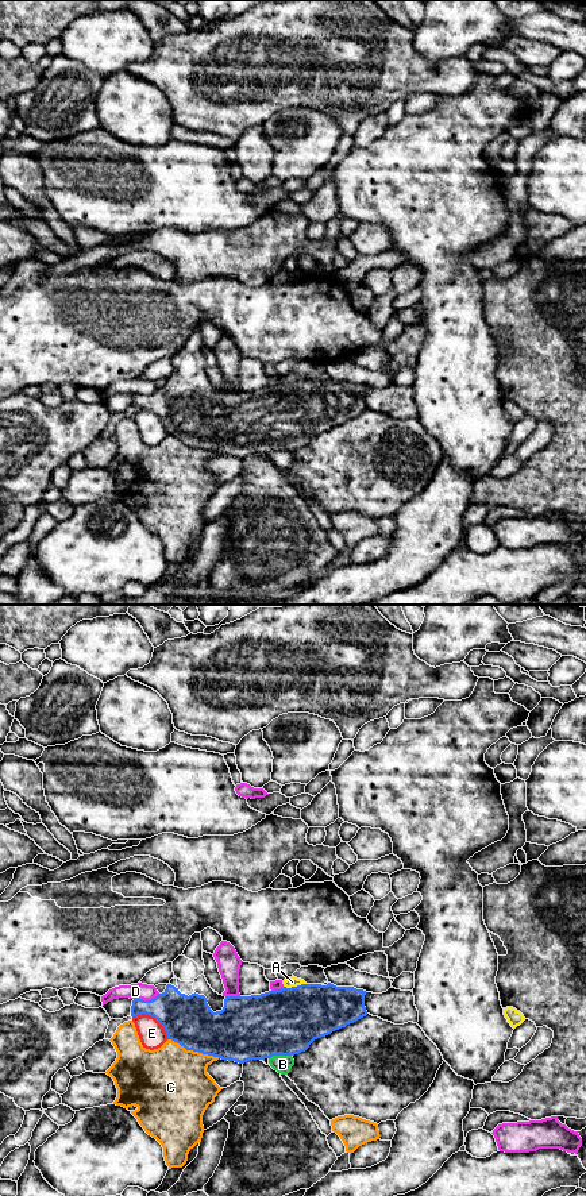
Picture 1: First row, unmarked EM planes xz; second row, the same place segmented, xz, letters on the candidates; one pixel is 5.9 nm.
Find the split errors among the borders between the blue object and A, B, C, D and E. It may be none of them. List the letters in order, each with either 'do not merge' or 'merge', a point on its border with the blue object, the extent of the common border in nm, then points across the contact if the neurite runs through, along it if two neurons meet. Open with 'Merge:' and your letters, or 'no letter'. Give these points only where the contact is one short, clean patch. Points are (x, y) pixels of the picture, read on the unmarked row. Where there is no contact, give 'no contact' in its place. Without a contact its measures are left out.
Merge: no letter
A: do not merge; meets blue in xz at (295, 382); contact 140 nm long; border along xz (305, 378), (284, 382)
B: do not merge; meets blue in xz at (280, 450); contact 140 nm long
C: do not merge; meets blue in xz at (195, 446); contact 320 nm long
D: do not merge; meets blue in xz at (146, 396); contact 160 nm long
E: do not merge; meets blue in xz at (154, 412); contact 260 nm long

